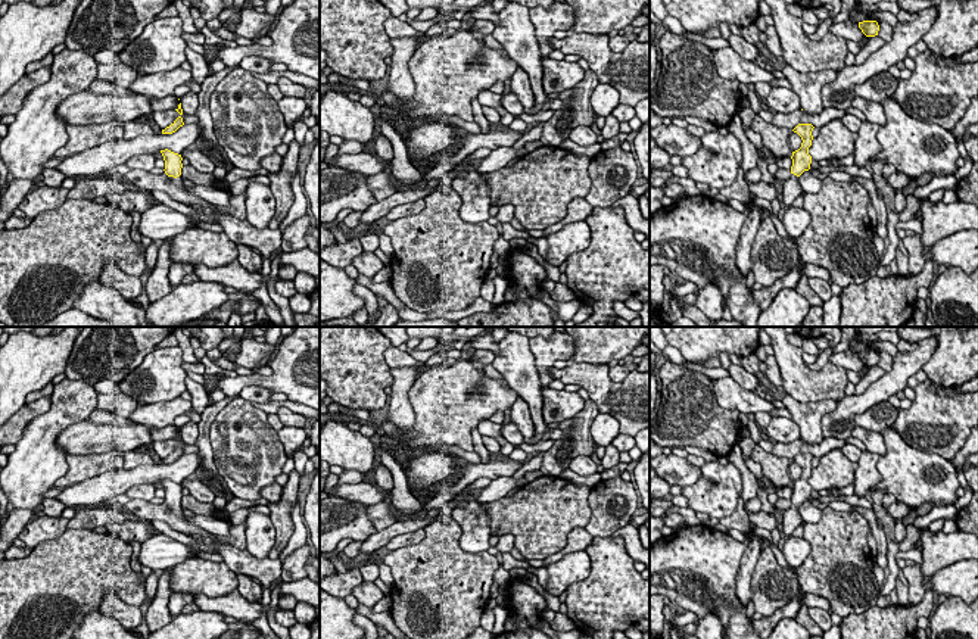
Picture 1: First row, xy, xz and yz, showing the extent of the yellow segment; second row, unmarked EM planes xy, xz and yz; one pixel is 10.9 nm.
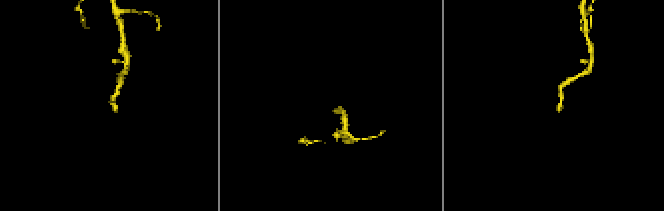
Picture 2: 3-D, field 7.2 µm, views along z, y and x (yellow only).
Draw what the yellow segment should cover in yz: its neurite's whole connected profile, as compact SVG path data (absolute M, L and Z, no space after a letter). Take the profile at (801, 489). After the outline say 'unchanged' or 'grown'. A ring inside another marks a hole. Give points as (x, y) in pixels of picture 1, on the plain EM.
M798 453L792 461L797 462L803 473L801 477L795 481L792 481L792 496L791 496L791 506L784 511L782 515L782 532L787 536L792 536L792 532L803 523L801 514L798 511L798 506L810 499L812 486L809 484L809 477L812 476L812 453Z; grown

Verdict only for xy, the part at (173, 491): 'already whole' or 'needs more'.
needs more

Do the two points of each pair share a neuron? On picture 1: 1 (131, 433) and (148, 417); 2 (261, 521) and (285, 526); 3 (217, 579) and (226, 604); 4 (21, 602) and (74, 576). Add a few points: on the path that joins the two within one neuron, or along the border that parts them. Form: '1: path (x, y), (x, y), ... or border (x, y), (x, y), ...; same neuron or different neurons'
1: border (139, 423), (146, 427); different neurons
2: border (270, 516), (274, 529), (274, 545), (267, 555); different neurons
3: border (236, 589), (217, 597), (199, 594), (195, 598); different neurons
4: path (34, 597), (37, 594), (49, 594), (61, 582); same neuron

